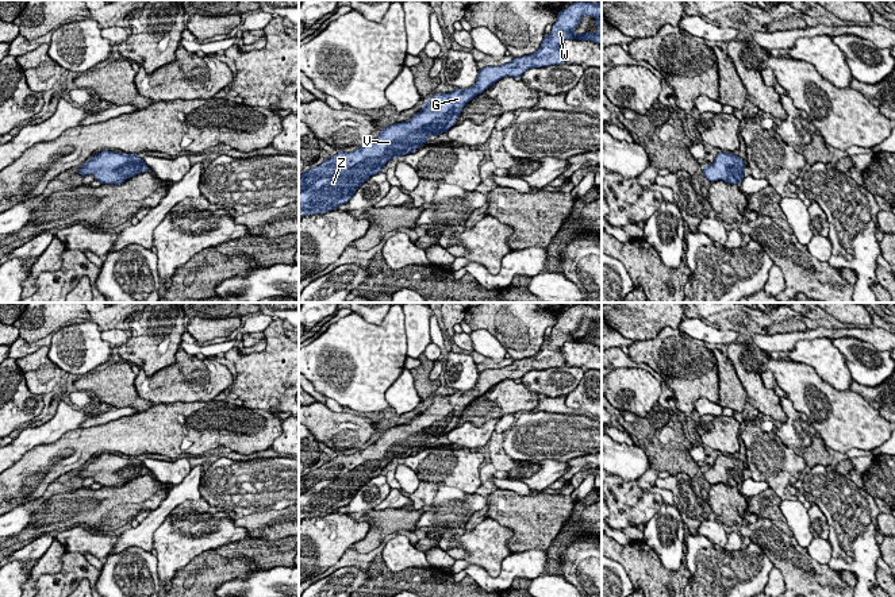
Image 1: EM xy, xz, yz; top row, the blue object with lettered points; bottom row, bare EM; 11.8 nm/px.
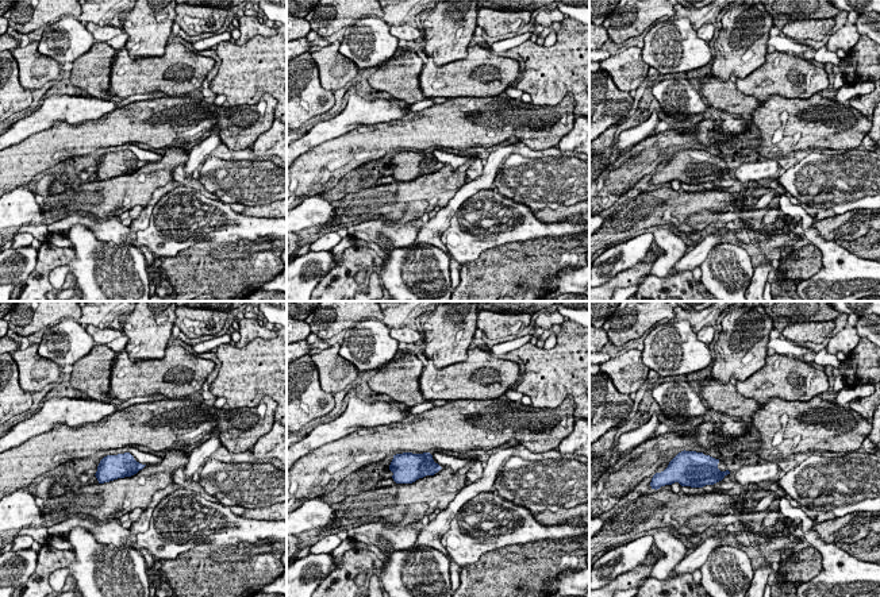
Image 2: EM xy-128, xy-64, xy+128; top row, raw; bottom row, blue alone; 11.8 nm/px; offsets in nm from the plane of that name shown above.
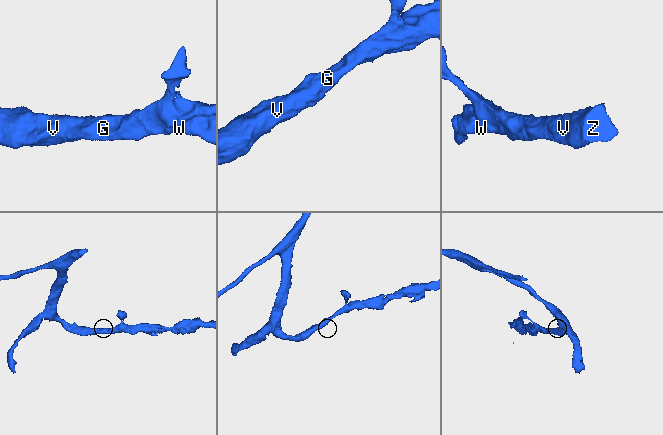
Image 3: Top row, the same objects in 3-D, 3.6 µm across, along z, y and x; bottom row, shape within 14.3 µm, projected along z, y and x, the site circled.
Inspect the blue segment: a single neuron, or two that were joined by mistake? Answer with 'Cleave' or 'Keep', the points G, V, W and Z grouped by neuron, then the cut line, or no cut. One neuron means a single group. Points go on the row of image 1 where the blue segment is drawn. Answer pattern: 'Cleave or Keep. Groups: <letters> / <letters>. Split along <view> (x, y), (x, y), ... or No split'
Keep. Groups: G V W Z. No split

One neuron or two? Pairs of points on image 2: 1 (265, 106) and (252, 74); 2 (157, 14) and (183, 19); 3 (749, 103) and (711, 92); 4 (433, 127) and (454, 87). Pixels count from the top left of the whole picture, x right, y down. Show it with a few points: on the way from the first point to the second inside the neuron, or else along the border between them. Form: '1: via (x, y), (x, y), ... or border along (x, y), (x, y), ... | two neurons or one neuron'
1: border along (272, 95), (265, 93), (254, 104), (233, 107) | two neurons
2: border along (177, 14), (173, 20) | two neurons
3: via (740, 103), (721, 95) | one neuron
4: border along (479, 96), (454, 96), (448, 99) | two neurons

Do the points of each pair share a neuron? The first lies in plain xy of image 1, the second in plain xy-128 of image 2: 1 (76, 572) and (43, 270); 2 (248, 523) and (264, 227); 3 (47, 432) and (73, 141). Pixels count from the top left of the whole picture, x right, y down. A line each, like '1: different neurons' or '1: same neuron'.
1: same neuron
2: different neurons
3: different neurons

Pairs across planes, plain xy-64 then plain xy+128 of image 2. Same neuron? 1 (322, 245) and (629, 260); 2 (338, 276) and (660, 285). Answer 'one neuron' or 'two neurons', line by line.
1: one neuron
2: one neuron

